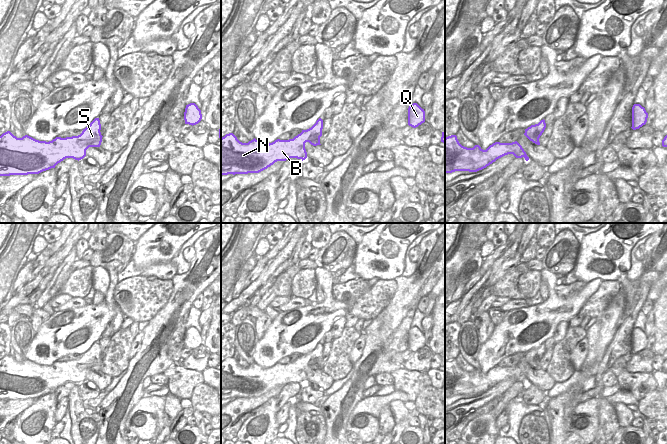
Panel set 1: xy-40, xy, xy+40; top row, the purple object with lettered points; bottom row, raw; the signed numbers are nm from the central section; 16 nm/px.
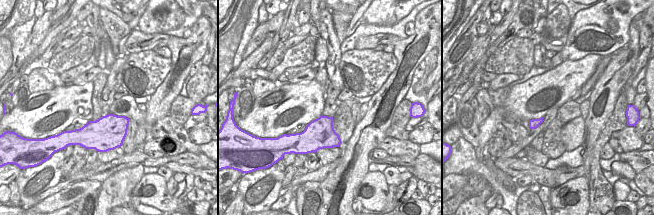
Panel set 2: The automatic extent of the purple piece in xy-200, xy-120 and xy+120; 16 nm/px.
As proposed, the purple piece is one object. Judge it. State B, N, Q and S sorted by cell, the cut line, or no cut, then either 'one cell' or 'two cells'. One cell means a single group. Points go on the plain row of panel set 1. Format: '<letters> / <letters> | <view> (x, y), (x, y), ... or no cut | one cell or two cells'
B N Q S | no cut | one cell

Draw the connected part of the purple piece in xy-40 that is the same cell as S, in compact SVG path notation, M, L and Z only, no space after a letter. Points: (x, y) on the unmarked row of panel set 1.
M95 342L78 360L39 365L28 359L17 362L10 355L0 360L0 400L39 398L66 382L81 384L89 371L100 371L101 348Z

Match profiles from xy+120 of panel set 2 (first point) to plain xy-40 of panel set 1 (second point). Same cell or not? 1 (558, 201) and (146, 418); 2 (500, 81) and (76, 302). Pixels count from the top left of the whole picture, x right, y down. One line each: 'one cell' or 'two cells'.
1: one cell
2: one cell

